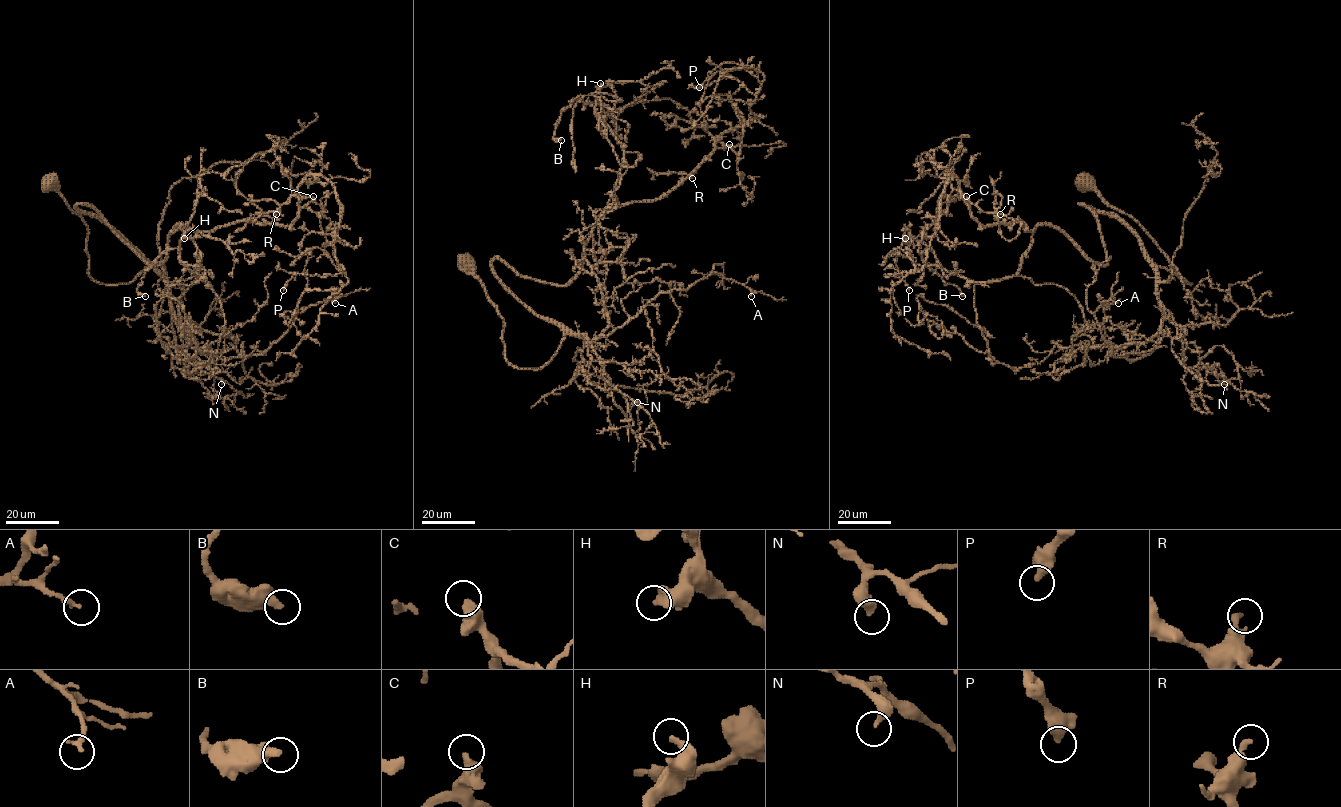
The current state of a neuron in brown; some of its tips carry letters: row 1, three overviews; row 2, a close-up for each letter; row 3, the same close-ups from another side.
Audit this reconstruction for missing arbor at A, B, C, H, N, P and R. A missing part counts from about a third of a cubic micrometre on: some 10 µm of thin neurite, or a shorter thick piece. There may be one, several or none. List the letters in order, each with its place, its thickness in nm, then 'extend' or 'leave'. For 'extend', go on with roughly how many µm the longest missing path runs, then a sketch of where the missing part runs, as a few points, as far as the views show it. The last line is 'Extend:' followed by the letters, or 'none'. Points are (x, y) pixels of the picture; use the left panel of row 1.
A: place (335, 303); calibre 220 nm; leave
B: place (145, 296); calibre 420 nm; extend; missing 8 µm
C: place (313, 196); calibre 500 nm; leave
H: place (184, 238); calibre 440 nm; leave
N: place (221, 384); calibre 400 nm; extend; missing 25 µm
P: place (283, 290); calibre 500 nm; leave
R: place (276, 214); calibre 240 nm; leave
Extend: B, N

